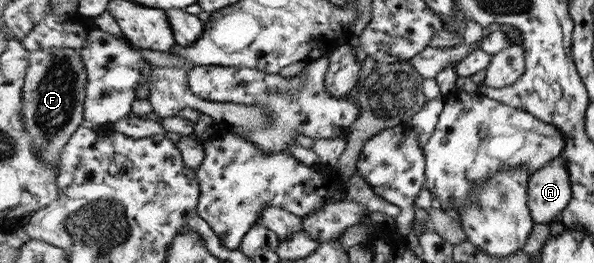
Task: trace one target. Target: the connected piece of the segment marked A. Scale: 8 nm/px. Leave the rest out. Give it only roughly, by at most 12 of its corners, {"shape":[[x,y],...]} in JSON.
{"shape":[[557,157],[531,174],[531,216],[546,225],[574,194],[567,162]]}

